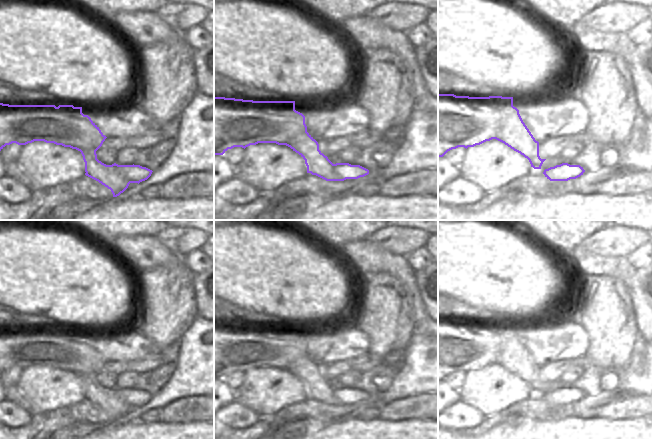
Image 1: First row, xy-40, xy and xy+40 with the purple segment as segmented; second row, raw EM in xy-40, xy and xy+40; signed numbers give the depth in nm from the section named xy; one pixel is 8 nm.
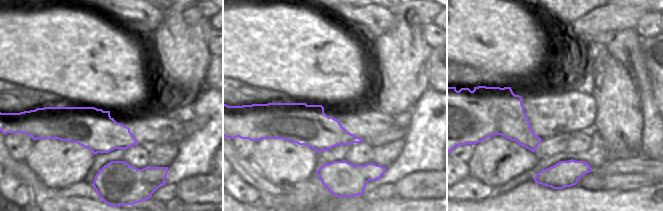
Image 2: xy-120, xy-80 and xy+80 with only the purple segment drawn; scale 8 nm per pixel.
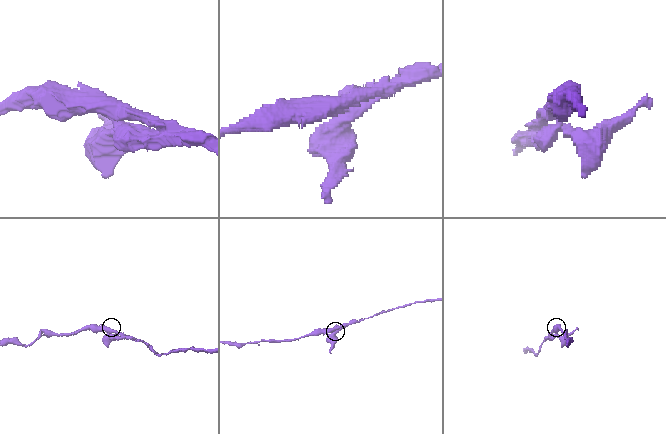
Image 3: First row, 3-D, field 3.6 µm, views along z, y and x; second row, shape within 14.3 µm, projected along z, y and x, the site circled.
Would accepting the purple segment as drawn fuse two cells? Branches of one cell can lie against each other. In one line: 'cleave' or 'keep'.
cleave

